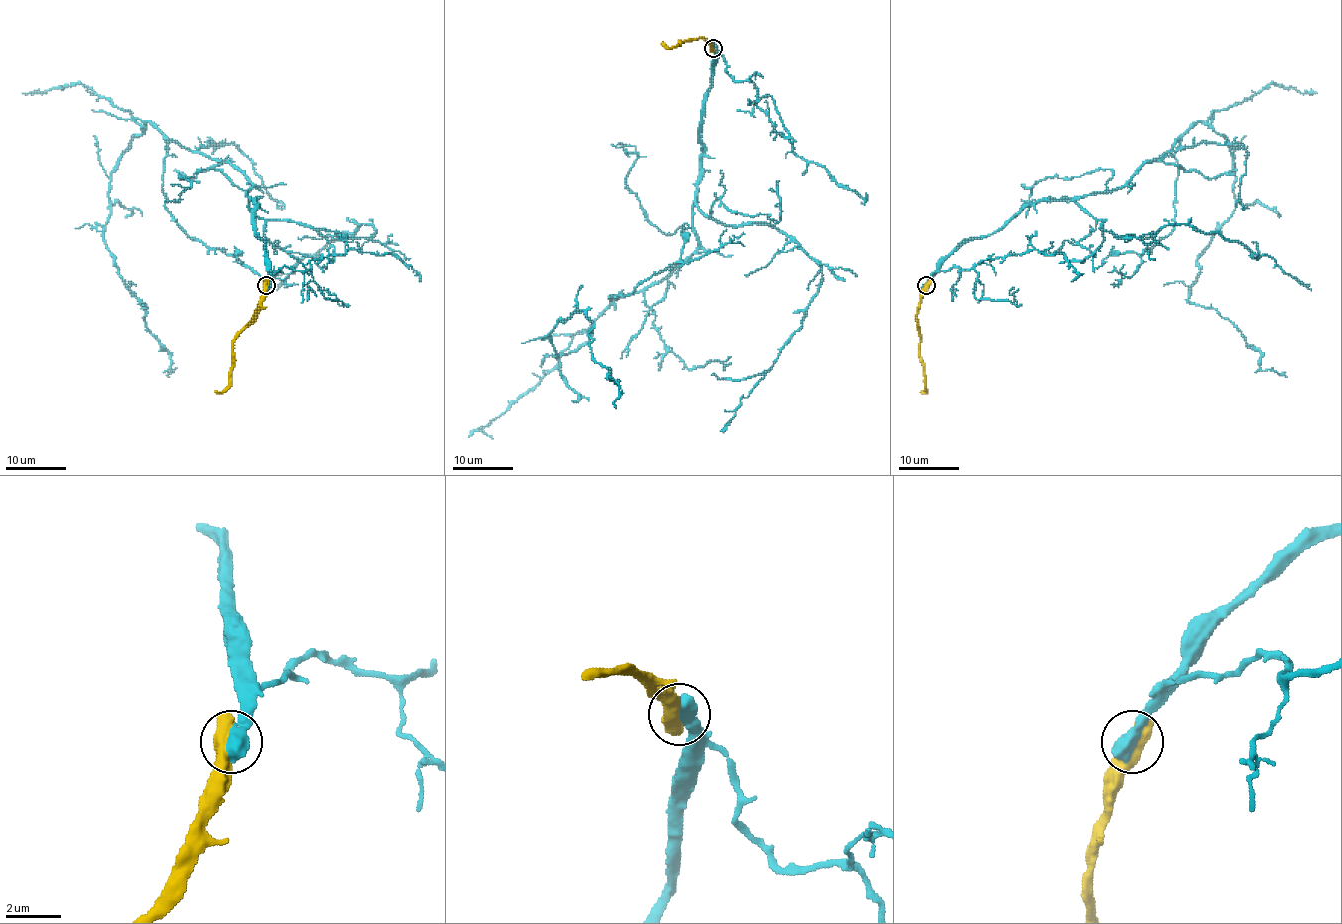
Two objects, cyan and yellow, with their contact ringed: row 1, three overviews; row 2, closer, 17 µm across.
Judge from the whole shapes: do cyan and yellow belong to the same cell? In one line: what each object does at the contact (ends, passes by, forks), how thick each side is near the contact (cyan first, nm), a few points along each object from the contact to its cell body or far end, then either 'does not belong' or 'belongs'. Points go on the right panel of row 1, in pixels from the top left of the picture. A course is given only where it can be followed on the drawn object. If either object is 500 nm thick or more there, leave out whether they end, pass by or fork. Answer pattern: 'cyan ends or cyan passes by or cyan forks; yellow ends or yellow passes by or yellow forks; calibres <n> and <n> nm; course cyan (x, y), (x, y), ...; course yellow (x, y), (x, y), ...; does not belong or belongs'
calibres 700 and 800 nm; course cyan (926, 286), (1026, 207), (1108, 193), (1208, 123), (1232, 155), (1235, 210), (1188, 299), (1287, 377); course yellow (926, 286), (917, 316), (920, 361), (926, 390), (921, 390); does not belong

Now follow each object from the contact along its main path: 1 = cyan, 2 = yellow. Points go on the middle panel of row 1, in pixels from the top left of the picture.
1: (713, 47), (699, 246), (617, 297), (569, 353), (555, 355), (552, 329), (584, 310), (616, 408)
2: (713, 47), (704, 38), (679, 41), (669, 47), (661, 43)

